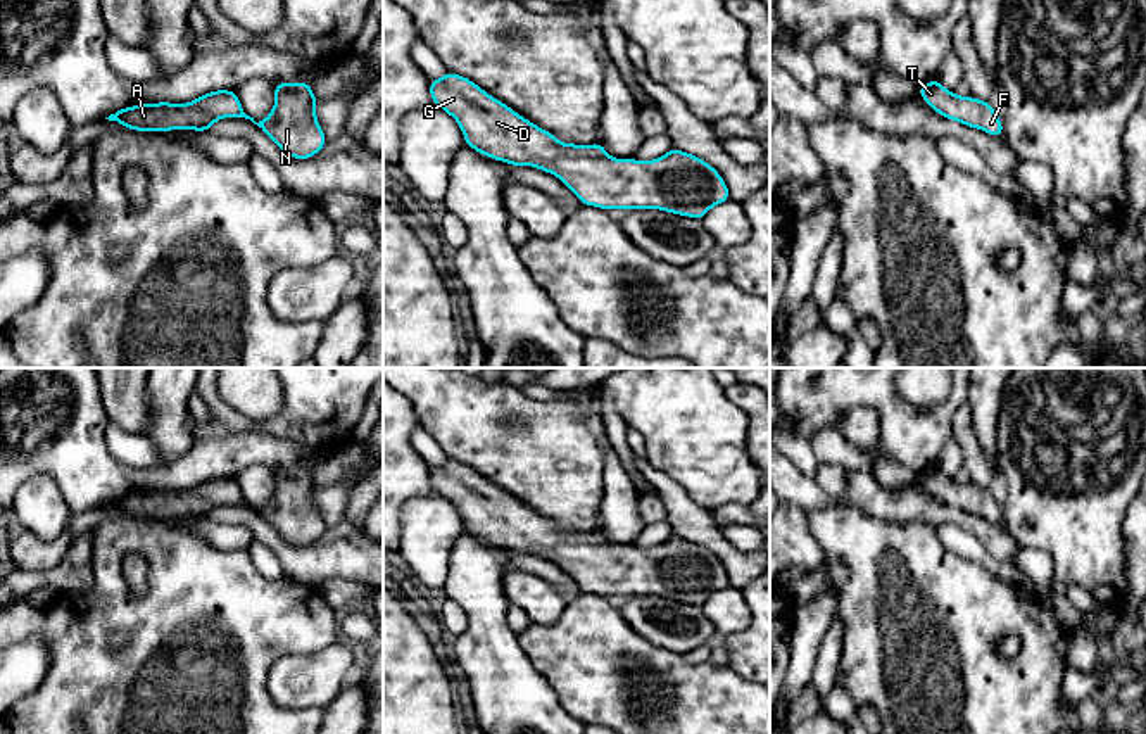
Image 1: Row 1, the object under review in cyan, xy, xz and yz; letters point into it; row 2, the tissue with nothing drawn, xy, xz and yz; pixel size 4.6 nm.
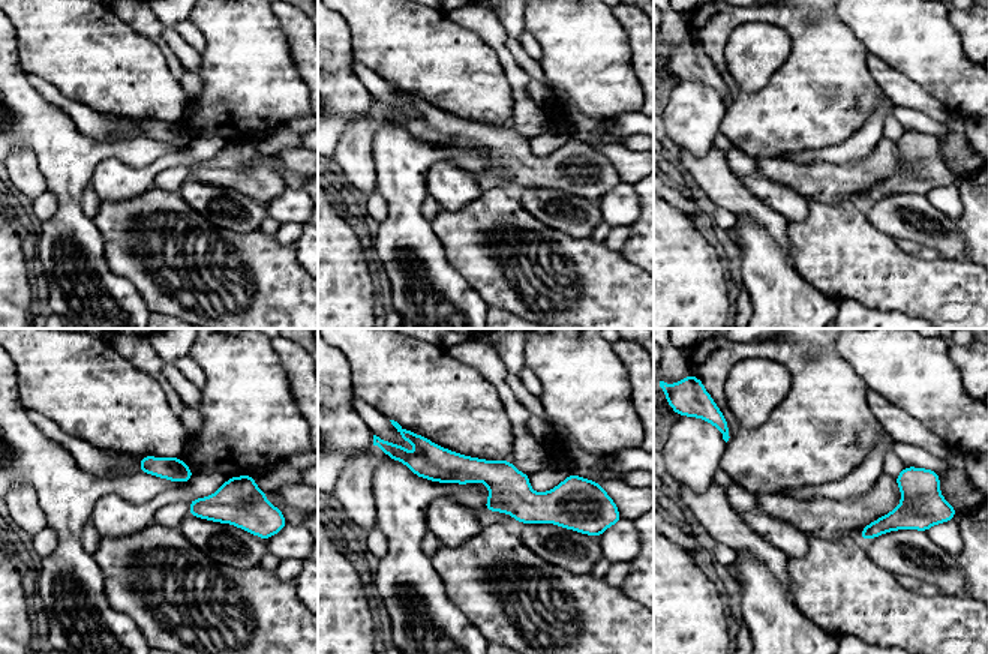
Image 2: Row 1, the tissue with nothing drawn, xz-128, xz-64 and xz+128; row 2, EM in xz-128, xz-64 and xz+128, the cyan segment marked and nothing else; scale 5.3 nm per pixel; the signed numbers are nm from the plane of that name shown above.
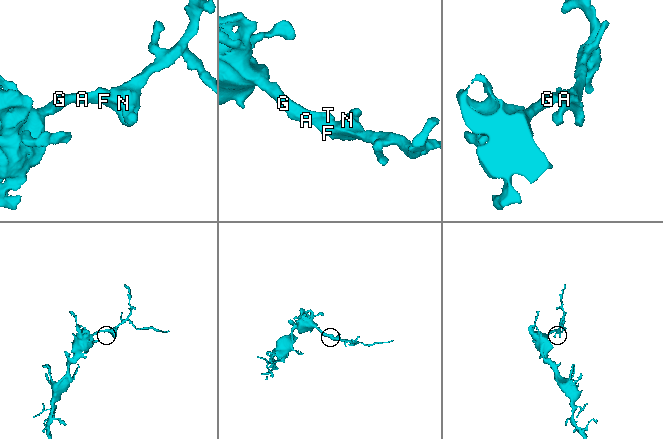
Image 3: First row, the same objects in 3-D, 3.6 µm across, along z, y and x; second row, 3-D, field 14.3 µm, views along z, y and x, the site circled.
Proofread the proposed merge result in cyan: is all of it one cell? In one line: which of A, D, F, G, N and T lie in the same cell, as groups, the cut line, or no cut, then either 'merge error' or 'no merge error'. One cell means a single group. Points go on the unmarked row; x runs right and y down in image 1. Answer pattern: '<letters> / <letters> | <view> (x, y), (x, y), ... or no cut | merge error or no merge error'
A D F G N T | no cut | no merge error

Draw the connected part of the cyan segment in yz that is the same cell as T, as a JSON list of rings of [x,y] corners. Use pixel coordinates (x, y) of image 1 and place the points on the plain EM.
[[[937,466],[918,473],[920,484],[939,501],[968,515],[979,515],[991,523],[1003,523],[1003,508],[989,489],[975,484],[958,484]]]

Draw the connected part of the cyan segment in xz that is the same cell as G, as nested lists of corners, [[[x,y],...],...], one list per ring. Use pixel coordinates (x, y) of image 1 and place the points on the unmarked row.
[[[445,459],[430,466],[435,494],[452,503],[464,528],[490,546],[533,553],[559,565],[582,589],[608,596],[661,596],[692,606],[730,587],[720,560],[701,544],[671,535],[654,547],[609,544],[602,530],[561,530],[488,482],[471,466]]]

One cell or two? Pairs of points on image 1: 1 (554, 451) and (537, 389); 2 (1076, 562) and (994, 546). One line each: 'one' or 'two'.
1: two
2: two

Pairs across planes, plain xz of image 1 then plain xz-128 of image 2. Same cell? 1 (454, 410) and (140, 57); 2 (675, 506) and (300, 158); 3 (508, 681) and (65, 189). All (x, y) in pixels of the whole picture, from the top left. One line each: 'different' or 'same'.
1: same
2: same
3: same

